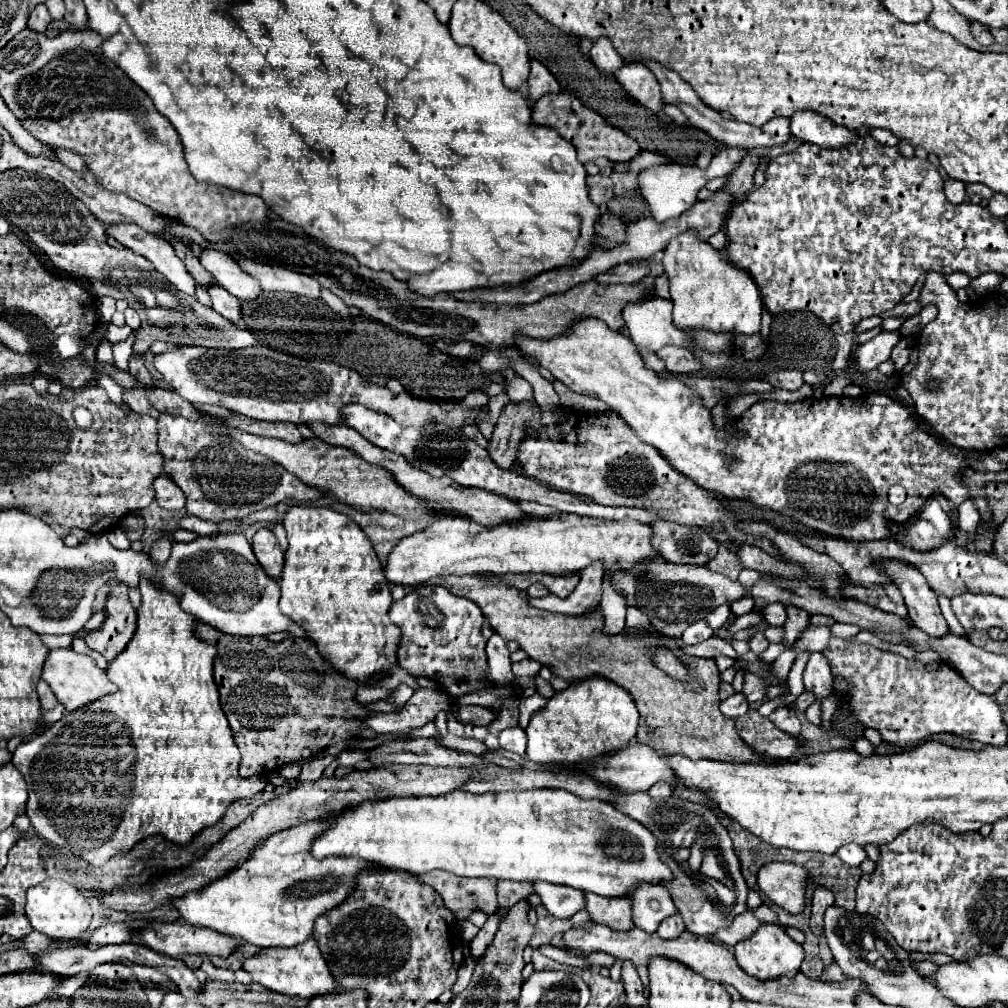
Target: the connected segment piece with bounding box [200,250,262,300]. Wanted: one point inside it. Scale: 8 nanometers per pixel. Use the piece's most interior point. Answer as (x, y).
(222, 266)

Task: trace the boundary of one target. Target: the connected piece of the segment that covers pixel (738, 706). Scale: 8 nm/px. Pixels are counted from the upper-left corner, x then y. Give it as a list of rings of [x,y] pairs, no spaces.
[[[734,694],[728,700],[724,700],[720,704],[720,712],[726,718],[740,718],[744,712],[748,712],[748,702],[746,702],[744,694]]]

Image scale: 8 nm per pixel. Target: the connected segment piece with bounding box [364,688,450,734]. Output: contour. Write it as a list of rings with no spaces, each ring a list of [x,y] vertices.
[[[418,688],[400,712],[390,712],[390,714],[370,712],[364,718],[364,724],[378,734],[412,730],[412,728],[420,728],[428,722],[434,722],[436,714],[440,710],[446,712],[448,708],[450,708],[450,698],[442,690]]]

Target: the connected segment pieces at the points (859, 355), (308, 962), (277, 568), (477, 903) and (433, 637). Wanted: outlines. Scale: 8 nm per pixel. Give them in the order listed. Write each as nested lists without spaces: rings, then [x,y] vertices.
[[[900,330],[880,332],[876,338],[868,340],[866,344],[860,344],[860,346],[856,348],[856,354],[854,354],[858,372],[866,374],[866,372],[870,372],[872,368],[876,368],[878,364],[890,360],[890,352],[892,352],[892,348],[898,344],[900,336],[902,336]]]
[[[310,938],[310,942],[292,946],[292,948],[266,948],[258,956],[248,958],[244,962],[244,970],[252,976],[254,982],[262,984],[272,992],[280,992],[286,996],[316,998],[316,996],[332,994],[336,990],[336,980],[328,970],[328,964],[322,958],[314,938]]]
[[[260,528],[252,540],[254,546],[254,554],[260,562],[260,566],[264,568],[264,572],[278,580],[282,576],[282,568],[284,568],[284,552],[278,546],[276,536],[272,534],[270,528]]]
[[[432,870],[416,874],[422,884],[432,886],[444,900],[444,906],[454,914],[460,912],[460,920],[468,920],[474,910],[482,910],[492,916],[500,910],[496,896],[496,878],[456,878],[444,870]]]
[[[438,586],[416,588],[392,604],[390,618],[404,634],[398,650],[398,664],[410,676],[426,676],[440,686],[447,686],[446,694],[454,700],[478,690],[494,688],[494,682],[488,678],[482,612],[472,600],[458,598]]]

